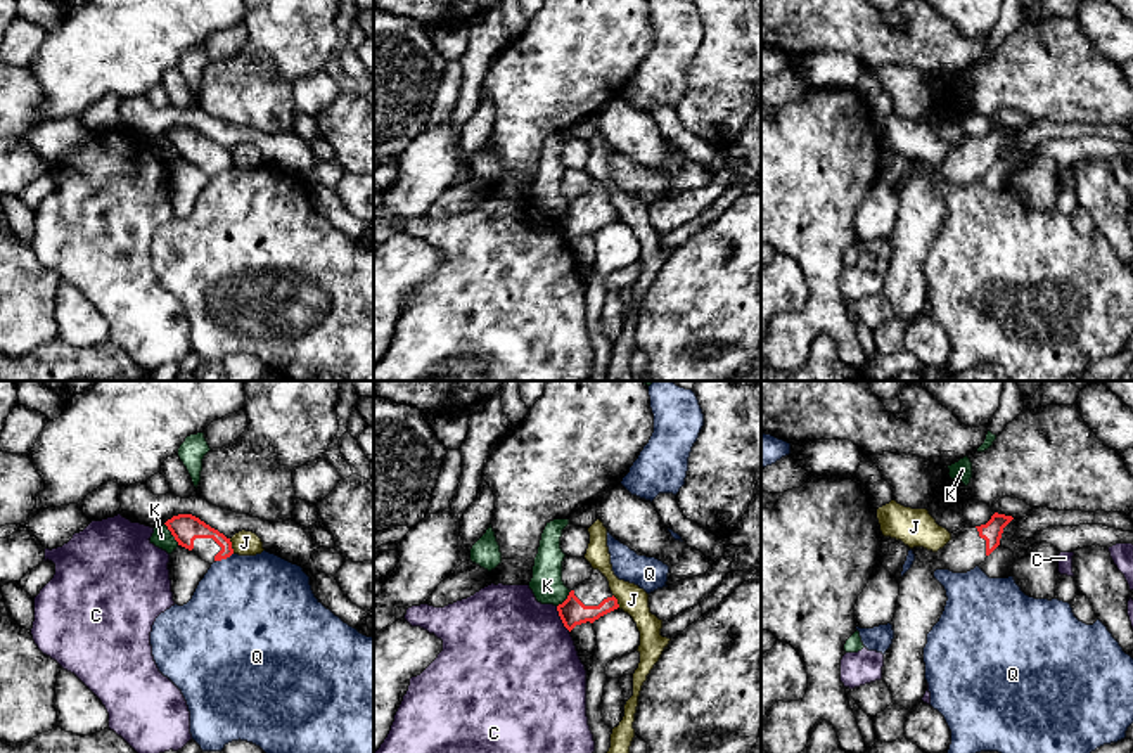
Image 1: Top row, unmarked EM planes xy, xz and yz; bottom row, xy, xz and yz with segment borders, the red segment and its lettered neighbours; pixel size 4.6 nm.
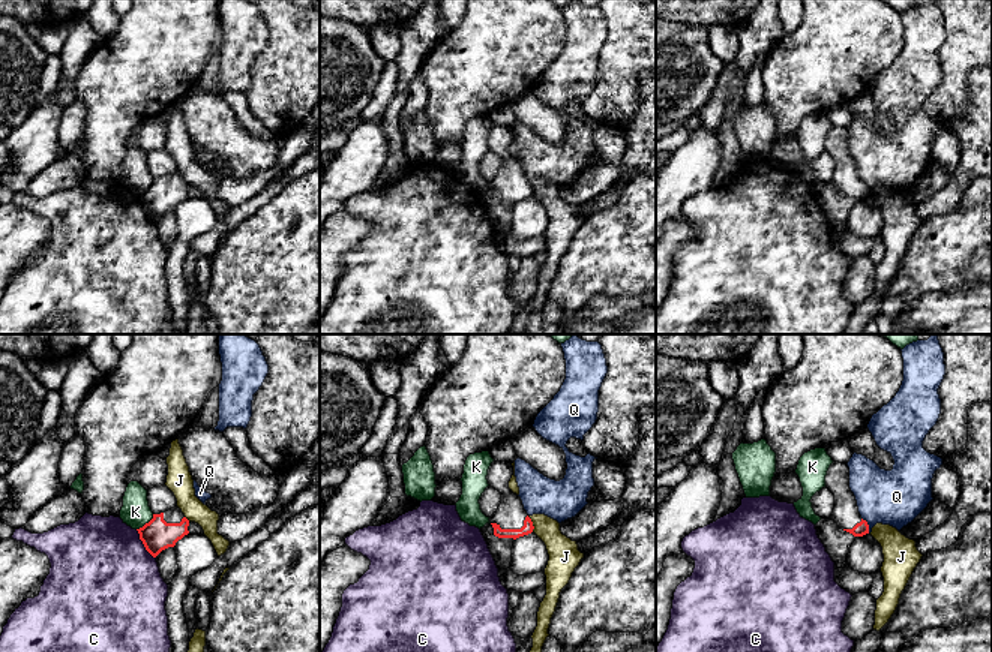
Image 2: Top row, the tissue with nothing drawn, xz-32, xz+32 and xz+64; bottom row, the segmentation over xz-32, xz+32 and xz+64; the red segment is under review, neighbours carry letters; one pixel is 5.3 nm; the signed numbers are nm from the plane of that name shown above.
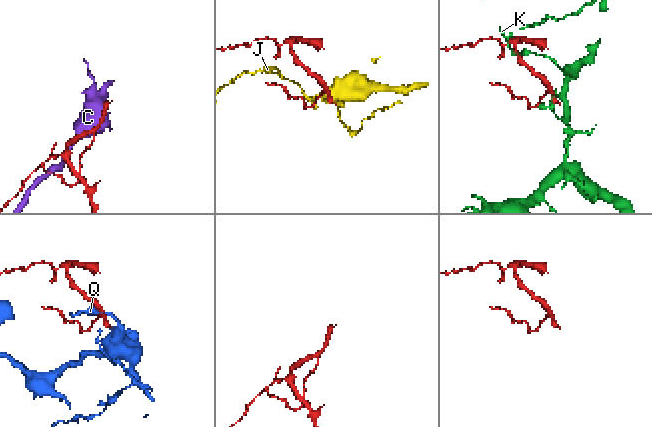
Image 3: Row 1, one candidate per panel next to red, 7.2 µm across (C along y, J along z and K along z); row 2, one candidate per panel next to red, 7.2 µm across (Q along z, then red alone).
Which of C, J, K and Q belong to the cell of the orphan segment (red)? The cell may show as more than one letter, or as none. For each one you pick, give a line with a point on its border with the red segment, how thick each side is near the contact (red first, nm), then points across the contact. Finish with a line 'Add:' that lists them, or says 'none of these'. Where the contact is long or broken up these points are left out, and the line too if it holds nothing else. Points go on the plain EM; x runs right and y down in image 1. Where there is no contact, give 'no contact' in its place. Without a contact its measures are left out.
Add: none of these

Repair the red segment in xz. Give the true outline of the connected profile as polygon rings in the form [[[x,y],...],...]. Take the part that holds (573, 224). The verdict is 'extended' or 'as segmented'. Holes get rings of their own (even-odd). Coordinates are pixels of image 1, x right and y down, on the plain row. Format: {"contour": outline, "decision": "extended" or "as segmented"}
{"contour": [[[593,182],[592,189],[574,199],[567,211],[557,218],[557,223],[564,239],[571,244],[576,237],[593,235],[618,220],[618,211],[612,208],[607,190]]], "decision": "extended"}

